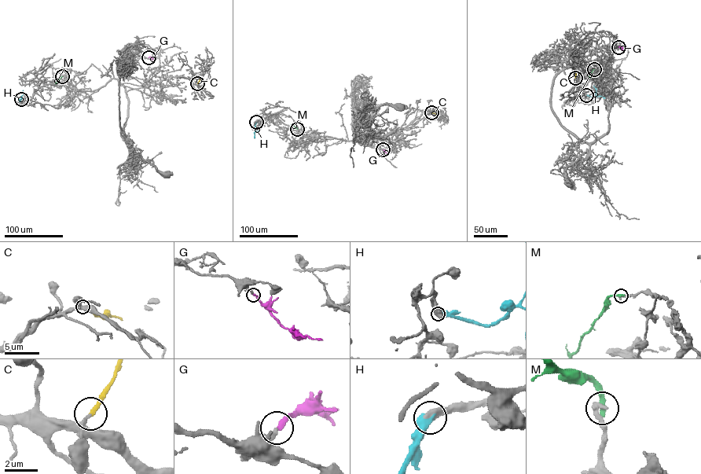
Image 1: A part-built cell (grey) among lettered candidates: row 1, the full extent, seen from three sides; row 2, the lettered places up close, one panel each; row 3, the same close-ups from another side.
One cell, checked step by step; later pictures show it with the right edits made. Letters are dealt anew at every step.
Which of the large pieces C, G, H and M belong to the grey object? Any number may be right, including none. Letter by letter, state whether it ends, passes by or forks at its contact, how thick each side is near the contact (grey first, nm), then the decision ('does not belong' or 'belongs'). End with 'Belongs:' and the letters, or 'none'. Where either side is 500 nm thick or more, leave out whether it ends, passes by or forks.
C: it ends there; 240 nm thick on the grey side, 240 nm on the other; does not belong
G: it ends there; 260 nm thick on the grey side, 240 nm on the other; belongs
H: 480 nm thick on the grey side, 600 nm on the other; belongs
M: it ends there; 320 nm thick on the grey side, 340 nm on the other; does not belong
Belongs: G, H

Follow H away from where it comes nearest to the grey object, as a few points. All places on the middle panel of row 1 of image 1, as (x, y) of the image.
H: (256, 123), (255, 138)

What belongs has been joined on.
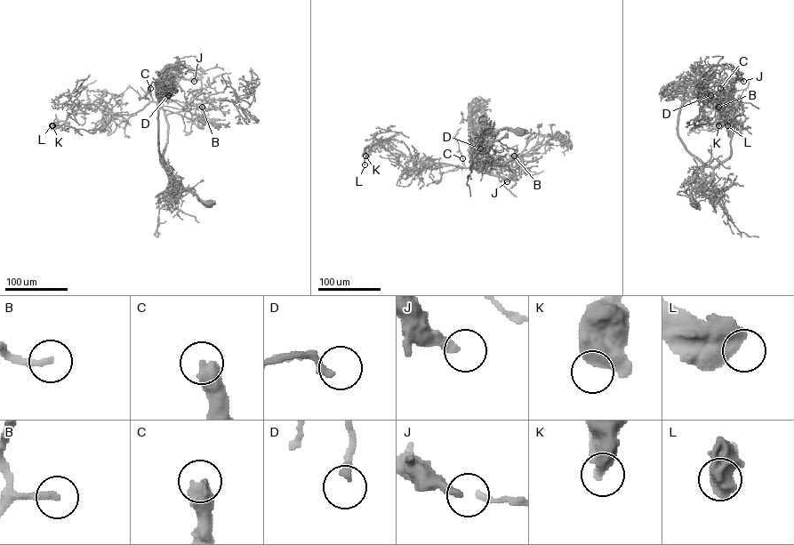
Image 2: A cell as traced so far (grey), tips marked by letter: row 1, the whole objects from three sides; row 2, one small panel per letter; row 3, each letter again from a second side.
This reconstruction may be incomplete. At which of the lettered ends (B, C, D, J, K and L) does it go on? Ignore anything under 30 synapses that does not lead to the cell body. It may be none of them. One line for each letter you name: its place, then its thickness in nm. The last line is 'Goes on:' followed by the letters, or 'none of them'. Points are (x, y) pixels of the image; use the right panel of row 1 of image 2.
B: place (718, 107); calibre 240 nm
C: place (720, 88); calibre 480 nm
D: place (710, 95); calibre 240 nm
Goes on: B, C, D

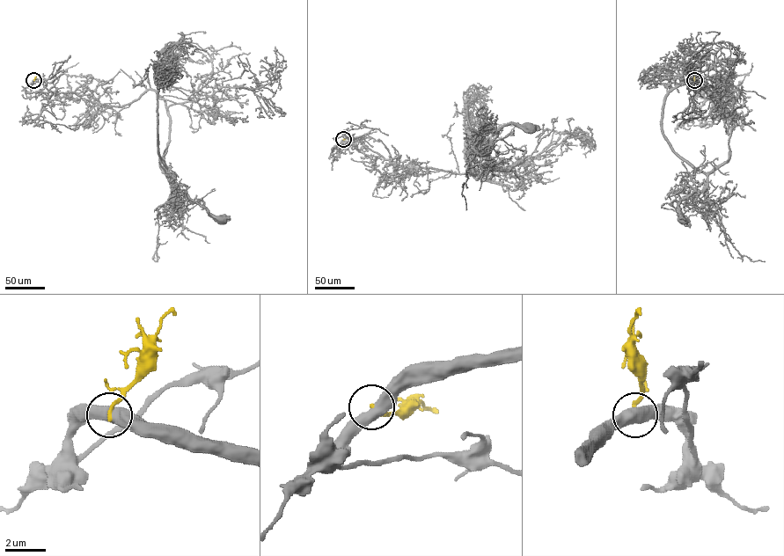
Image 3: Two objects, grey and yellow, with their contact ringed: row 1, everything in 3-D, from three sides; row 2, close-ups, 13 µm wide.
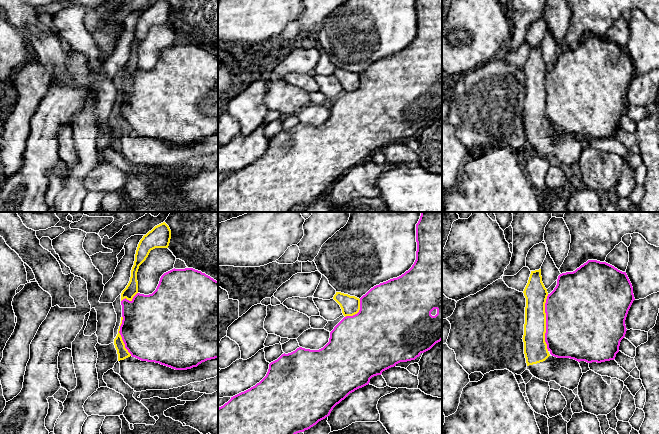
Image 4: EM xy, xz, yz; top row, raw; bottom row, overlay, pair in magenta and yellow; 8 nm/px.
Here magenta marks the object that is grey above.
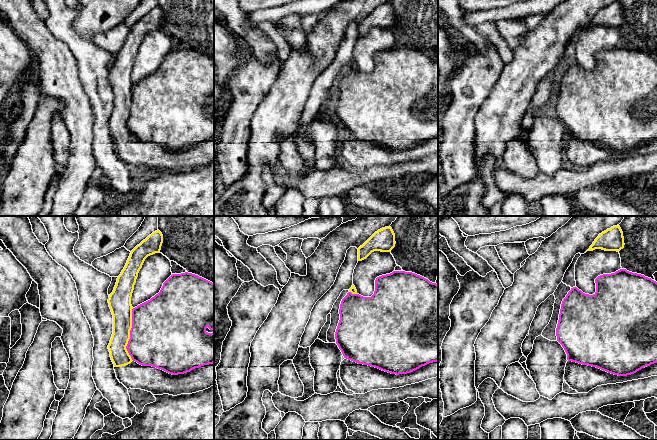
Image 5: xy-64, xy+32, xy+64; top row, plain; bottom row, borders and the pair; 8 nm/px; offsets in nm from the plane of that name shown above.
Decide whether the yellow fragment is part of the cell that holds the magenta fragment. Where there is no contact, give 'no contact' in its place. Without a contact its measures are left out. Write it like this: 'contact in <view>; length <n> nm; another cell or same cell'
contact in yz; length 460 nm; another cell

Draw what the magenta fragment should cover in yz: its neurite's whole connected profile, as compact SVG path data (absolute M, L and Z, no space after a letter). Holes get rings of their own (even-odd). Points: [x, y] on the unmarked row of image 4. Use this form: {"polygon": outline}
{"polygon": "M588 36L573 48L560 50L545 79L548 127L554 133L578 138L614 136L625 113L625 96L634 76L633 63L626 48L606 38Z"}

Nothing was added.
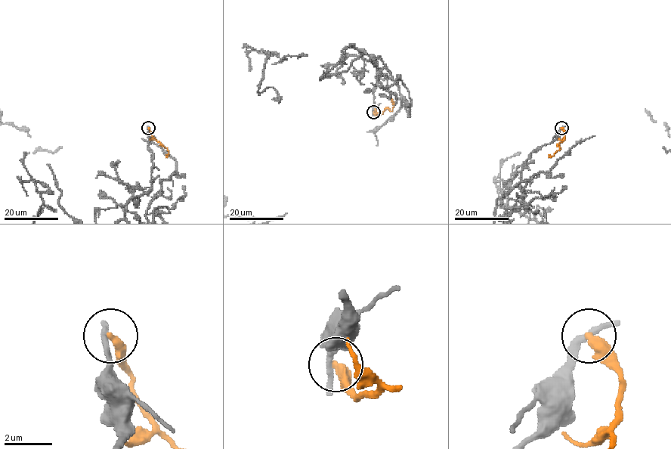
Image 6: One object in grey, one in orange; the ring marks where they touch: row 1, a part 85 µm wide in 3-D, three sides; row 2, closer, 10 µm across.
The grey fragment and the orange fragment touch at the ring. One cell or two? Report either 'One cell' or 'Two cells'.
Two cells

